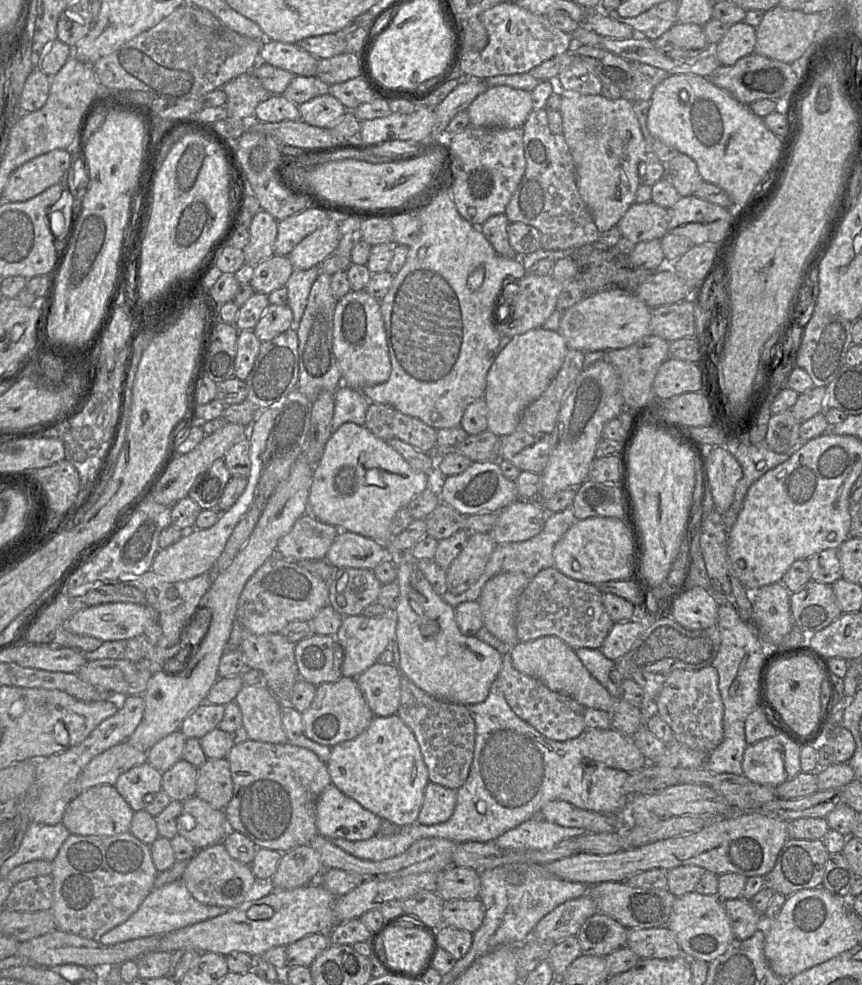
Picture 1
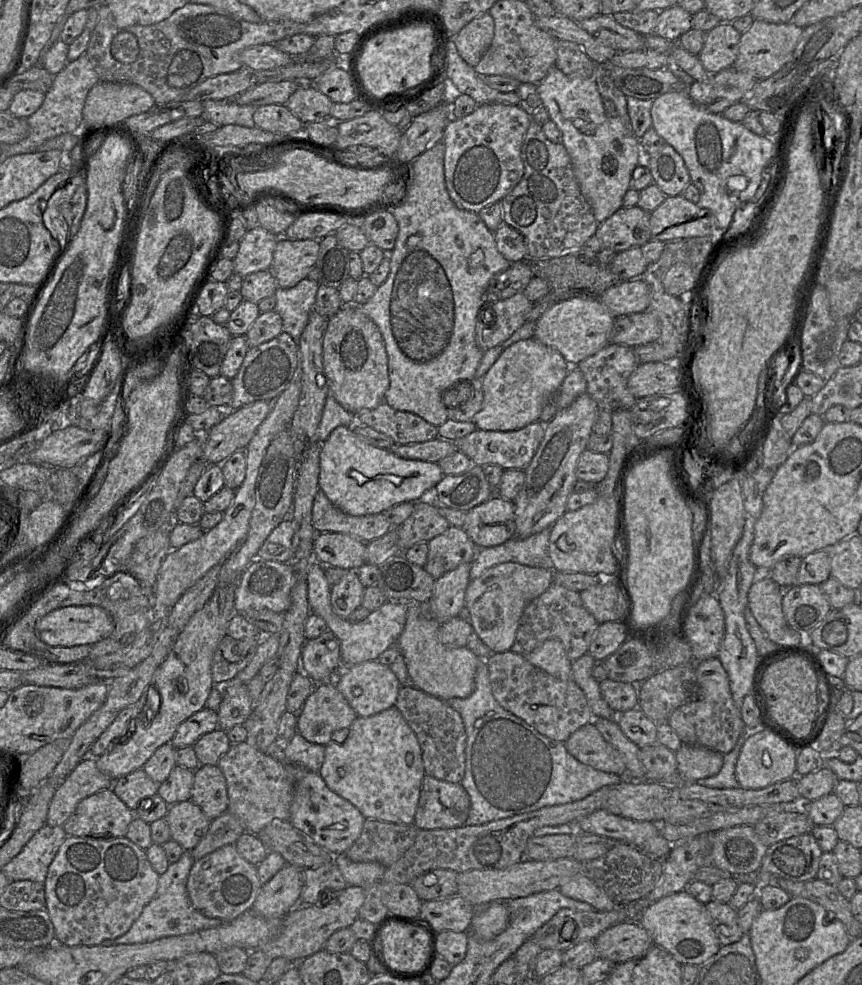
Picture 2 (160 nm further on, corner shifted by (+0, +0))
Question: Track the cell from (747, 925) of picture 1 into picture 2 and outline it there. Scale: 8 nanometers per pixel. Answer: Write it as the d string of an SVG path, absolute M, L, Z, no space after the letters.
M711 900L705 904L712 921L714 932L721 946L736 943L743 937L743 932L737 924L737 911L727 903Z

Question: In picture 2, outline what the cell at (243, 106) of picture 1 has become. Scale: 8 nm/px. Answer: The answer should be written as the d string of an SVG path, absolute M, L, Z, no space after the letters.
M232 99L202 101L203 113L201 117L218 127L224 125L239 125L254 127L253 115L257 107L253 105L239 105Z

